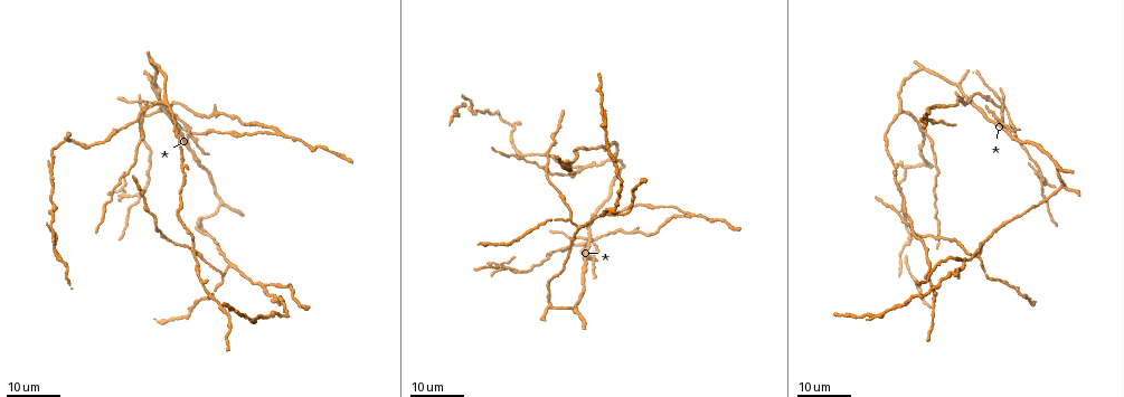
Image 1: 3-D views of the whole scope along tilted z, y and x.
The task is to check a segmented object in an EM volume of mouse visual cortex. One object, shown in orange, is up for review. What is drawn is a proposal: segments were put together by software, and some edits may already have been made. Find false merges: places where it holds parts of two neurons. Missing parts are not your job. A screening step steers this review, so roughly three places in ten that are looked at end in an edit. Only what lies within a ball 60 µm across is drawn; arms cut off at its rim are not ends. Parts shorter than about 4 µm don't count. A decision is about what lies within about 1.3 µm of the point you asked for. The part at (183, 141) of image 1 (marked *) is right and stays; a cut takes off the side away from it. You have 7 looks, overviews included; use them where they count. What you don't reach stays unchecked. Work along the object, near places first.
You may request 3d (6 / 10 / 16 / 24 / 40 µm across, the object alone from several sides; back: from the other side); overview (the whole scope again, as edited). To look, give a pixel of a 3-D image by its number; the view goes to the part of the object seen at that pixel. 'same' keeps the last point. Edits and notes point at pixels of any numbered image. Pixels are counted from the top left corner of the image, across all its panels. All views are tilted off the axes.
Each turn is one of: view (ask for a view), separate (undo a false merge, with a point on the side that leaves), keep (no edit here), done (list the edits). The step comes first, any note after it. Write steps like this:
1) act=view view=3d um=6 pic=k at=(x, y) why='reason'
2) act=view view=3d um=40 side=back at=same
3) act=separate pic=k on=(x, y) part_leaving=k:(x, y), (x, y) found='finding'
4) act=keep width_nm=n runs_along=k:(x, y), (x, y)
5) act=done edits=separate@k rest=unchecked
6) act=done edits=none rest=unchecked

act=view view=3d um=16 pic=1 at=(161, 103) why='arms part here'

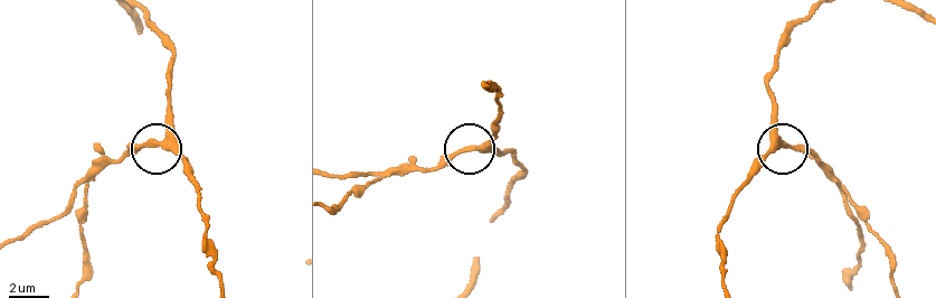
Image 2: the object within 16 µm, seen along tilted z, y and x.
act=view view=3d um=6 pic=2 at=(475, 146) why='closer look'

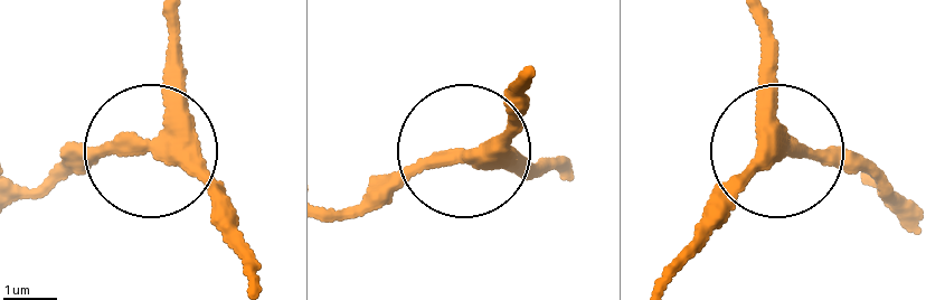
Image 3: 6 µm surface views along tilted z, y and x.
act=view view=3d um=6 side=back pic=3 at=(157, 148)

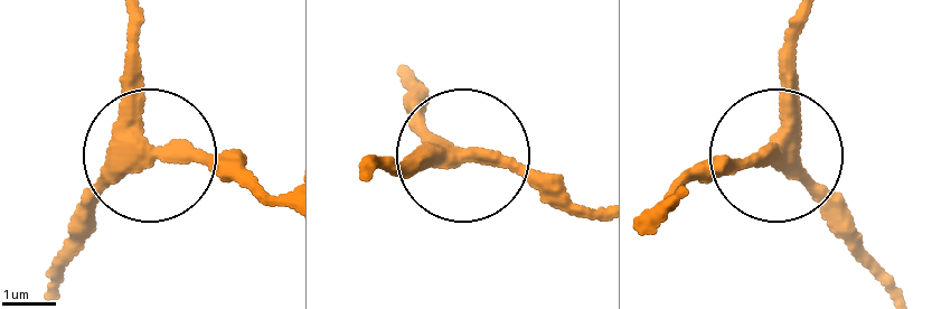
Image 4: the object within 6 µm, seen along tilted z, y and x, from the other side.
act=keep arms=3 found='one neuron here'

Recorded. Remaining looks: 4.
act=view view=3d um=24 pic=1 at=(231, 265) why='three arms meet'

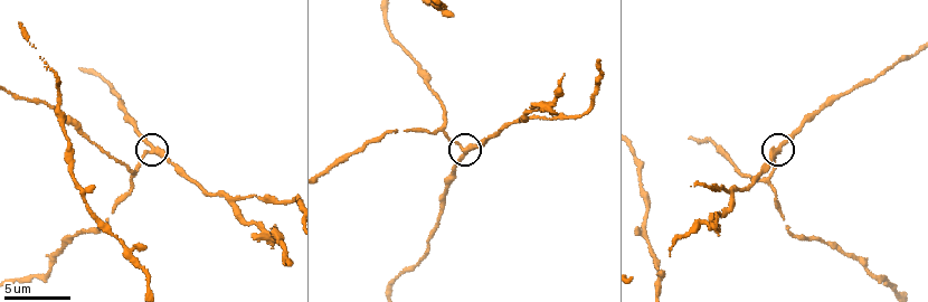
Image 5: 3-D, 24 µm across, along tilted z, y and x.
act=view view=3d um=10 pic=5 at=(779, 154)

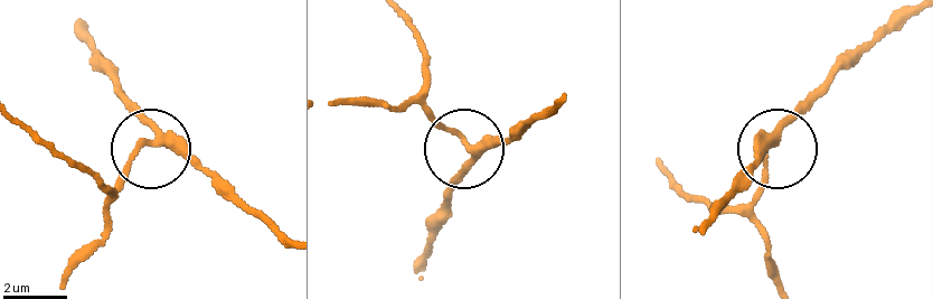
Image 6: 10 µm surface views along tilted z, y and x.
act=keep side_arm_um=37 runs_along=6:(912, 16), (838, 73), (773, 140), (745, 212) found='all the same neuron'

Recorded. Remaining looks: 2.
act=view view=3d um=10 pic=5 at=(733, 197) why='arms part here'

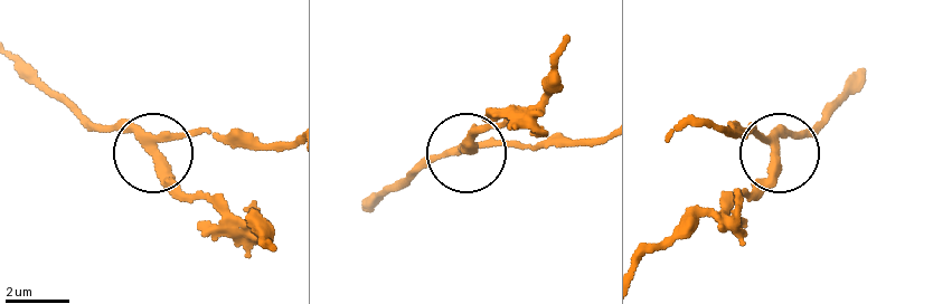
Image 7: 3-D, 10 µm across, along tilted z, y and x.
act=keep width_nm=260 runs_along=7:(15, 55), (90, 121), (130, 125), (152, 150), (216, 131) found='all the same neuron'

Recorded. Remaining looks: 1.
act=done edits=none rest=unchecked

